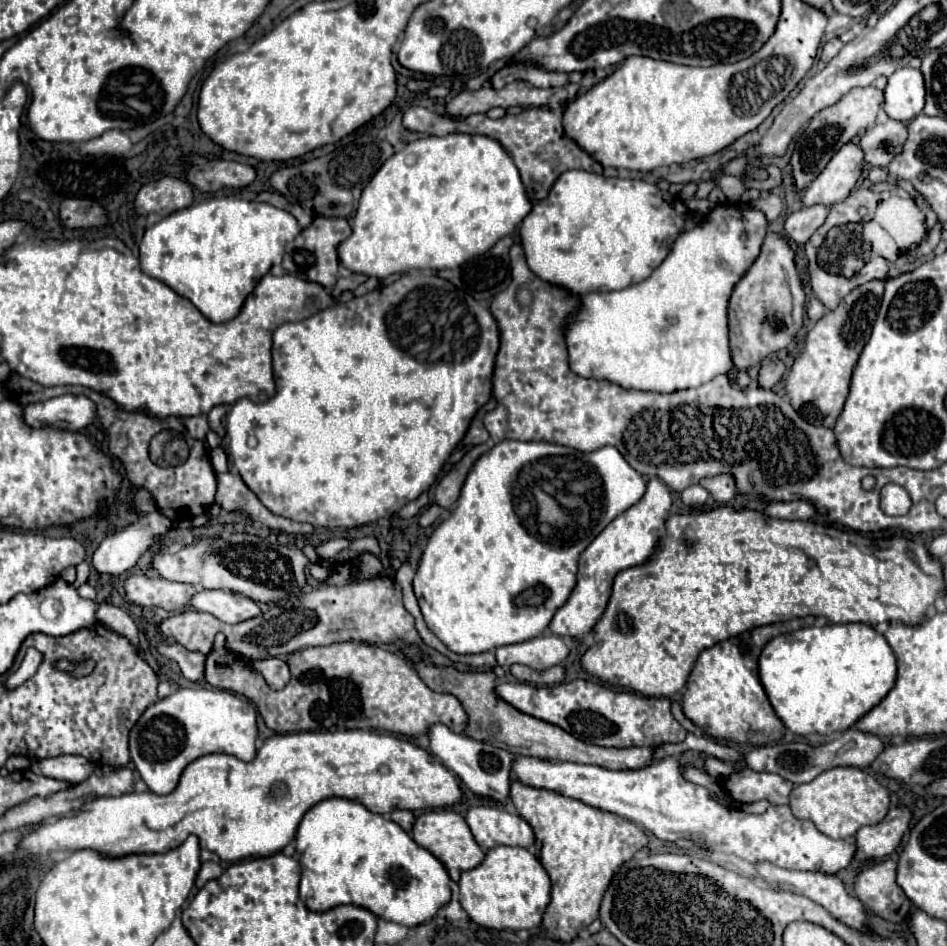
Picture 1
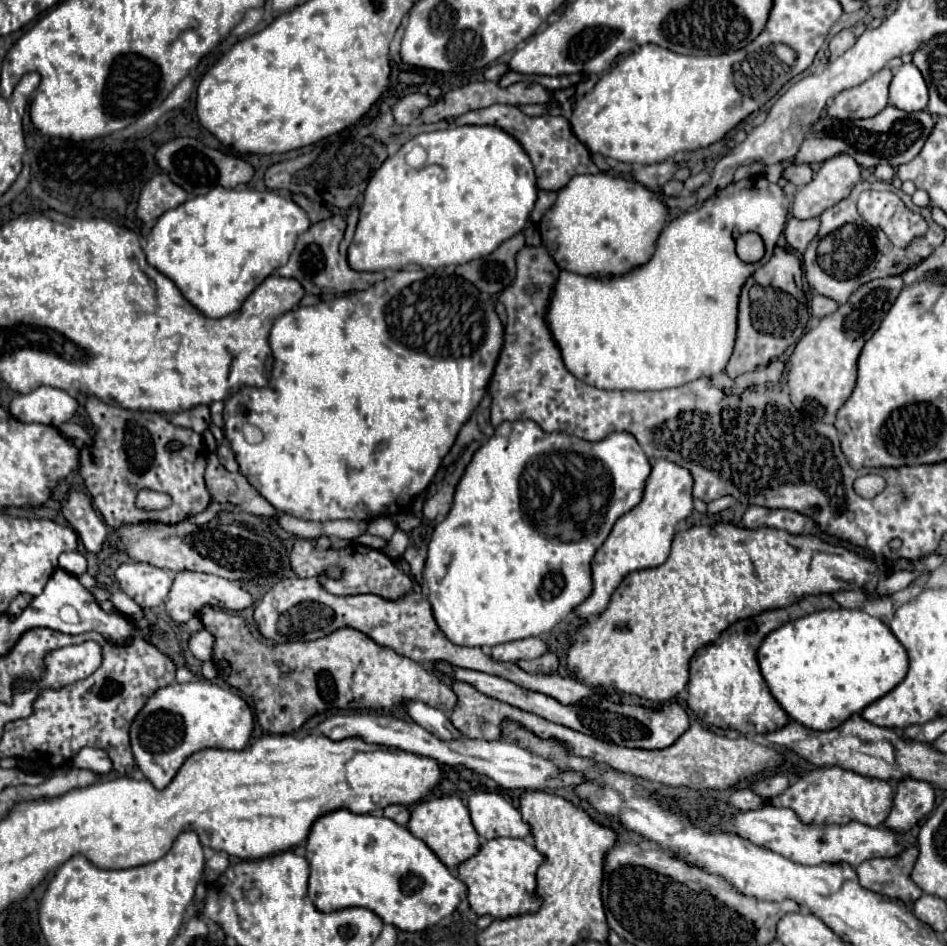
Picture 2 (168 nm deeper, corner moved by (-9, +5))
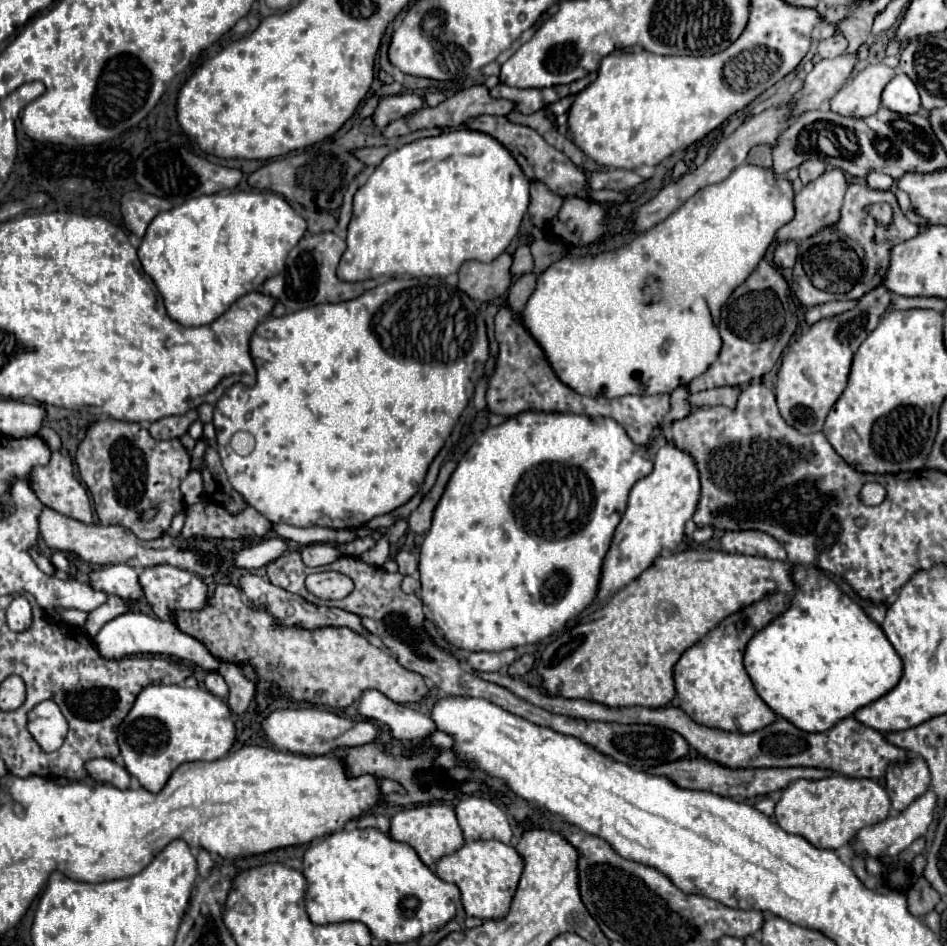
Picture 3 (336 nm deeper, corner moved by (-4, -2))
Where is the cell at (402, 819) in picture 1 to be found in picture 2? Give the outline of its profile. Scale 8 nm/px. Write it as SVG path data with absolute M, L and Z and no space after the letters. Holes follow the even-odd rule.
M389 805L389 807L383 809L383 815L393 819L399 825L407 825L407 821L409 821L409 811L403 805Z

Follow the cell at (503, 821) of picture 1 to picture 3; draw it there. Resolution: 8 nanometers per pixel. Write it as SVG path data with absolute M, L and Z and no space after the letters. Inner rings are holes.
M466 796L458 802L456 816L466 842L500 840L508 844L512 838L508 814L488 798Z

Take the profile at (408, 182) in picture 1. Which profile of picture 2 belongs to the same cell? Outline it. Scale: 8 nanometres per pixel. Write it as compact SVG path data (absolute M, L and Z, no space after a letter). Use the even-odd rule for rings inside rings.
M451 124L446 129L421 133L393 157L387 157L367 183L357 231L349 245L349 267L353 271L399 271L409 265L447 267L485 257L525 227L535 199L537 185L531 159L503 129L489 125ZM415 145L427 151L427 161L419 169L407 163L407 153Z

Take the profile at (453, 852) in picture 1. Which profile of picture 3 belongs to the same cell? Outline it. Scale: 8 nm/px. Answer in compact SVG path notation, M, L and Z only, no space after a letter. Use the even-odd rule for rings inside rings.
M426 804L426 806L416 806L416 808L410 808L410 810L398 812L392 818L390 836L394 840L398 840L398 842L410 844L416 850L416 854L420 856L420 860L430 870L436 868L436 862L442 856L454 854L454 852L458 852L464 846L464 836L462 836L462 830L458 826L456 812L450 806L446 806L446 804Z

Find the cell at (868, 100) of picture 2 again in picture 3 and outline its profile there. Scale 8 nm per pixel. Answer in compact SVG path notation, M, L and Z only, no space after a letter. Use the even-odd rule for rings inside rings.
M870 64L860 70L838 94L830 100L830 108L842 116L866 118L878 112L884 86L894 78L896 70L886 64Z

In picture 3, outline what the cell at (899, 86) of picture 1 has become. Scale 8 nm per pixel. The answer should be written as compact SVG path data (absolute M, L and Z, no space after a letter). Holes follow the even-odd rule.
M898 72L882 92L882 106L898 114L916 114L920 112L920 96L916 84L904 74Z

